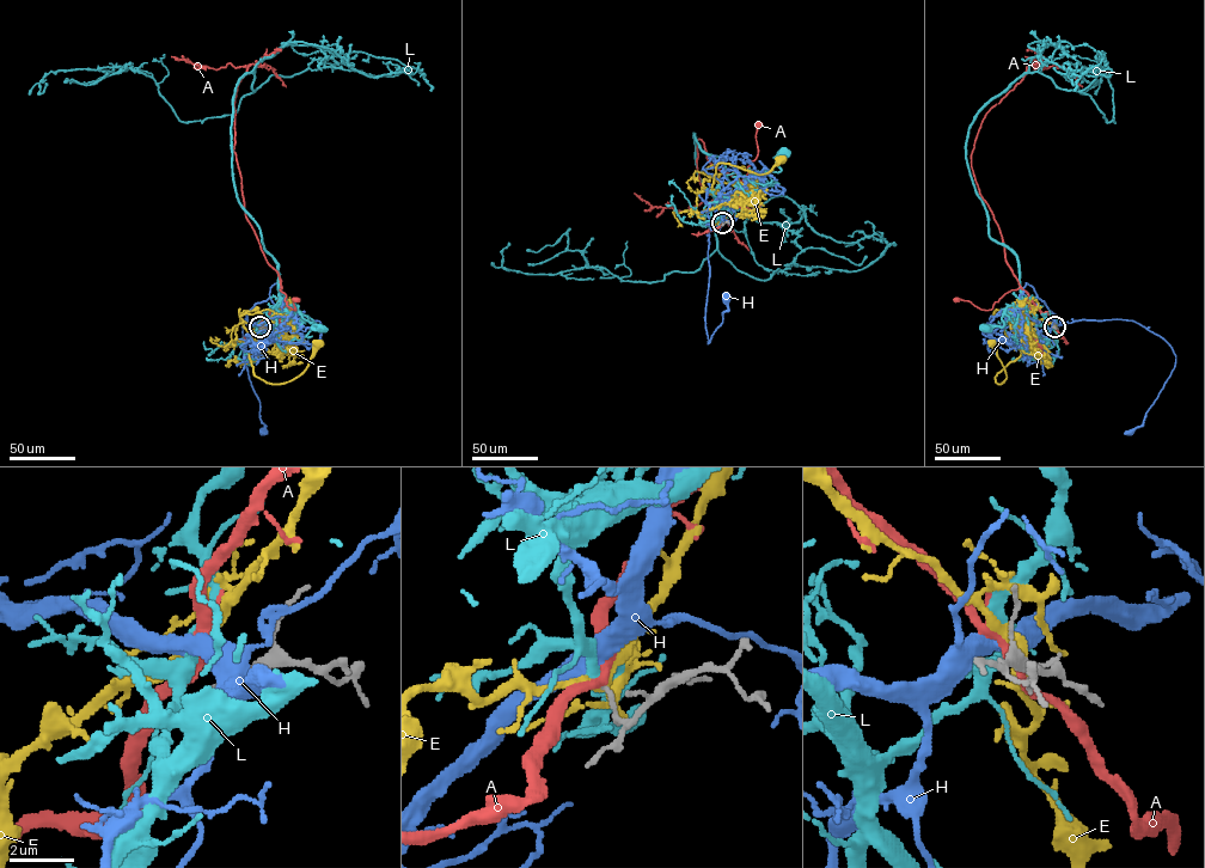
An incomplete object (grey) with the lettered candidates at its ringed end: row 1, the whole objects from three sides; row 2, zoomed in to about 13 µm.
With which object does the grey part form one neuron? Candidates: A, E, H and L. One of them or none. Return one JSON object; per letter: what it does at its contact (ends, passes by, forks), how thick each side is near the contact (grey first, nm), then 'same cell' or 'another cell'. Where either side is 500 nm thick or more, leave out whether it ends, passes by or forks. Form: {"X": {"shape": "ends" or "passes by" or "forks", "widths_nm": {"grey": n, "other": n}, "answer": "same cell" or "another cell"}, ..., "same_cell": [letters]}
{"A": {"shape": "passes by", "widths_nm": {"grey": 140, "other": 320}, "answer": "another cell"}, "E": {"shape": "passes by", "widths_nm": {"grey": 140, "other": 440}, "answer": "another cell"}, "H": {"shape": "passes by", "widths_nm": {"grey": 140, "other": 280}, "answer": "same cell"}, "L": {"shape": "passes by", "widths_nm": {"grey": 130, "other": 320}, "answer": "another cell"}, "same_cell": ["H"]}

